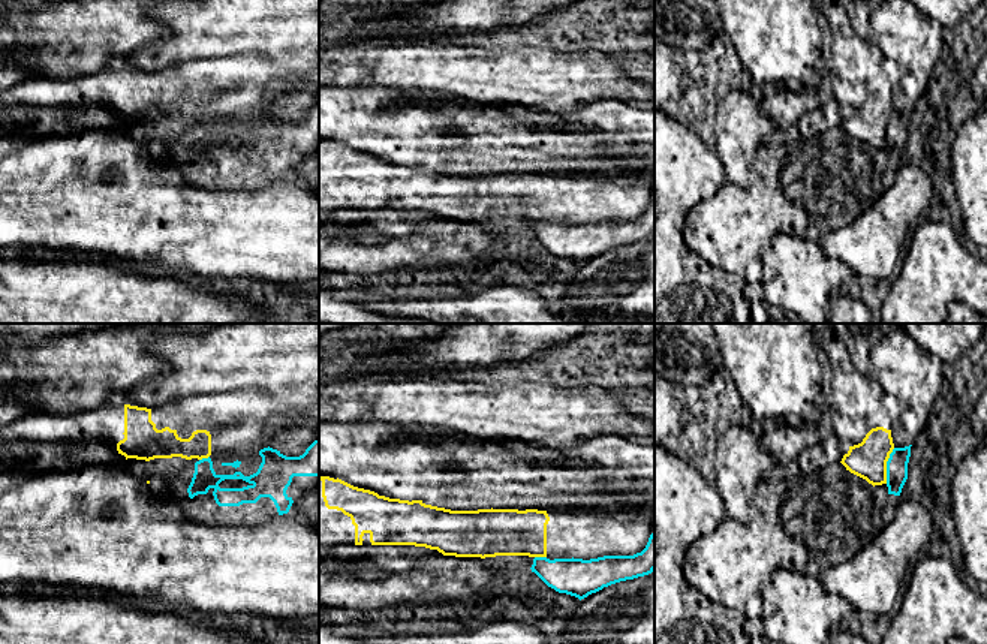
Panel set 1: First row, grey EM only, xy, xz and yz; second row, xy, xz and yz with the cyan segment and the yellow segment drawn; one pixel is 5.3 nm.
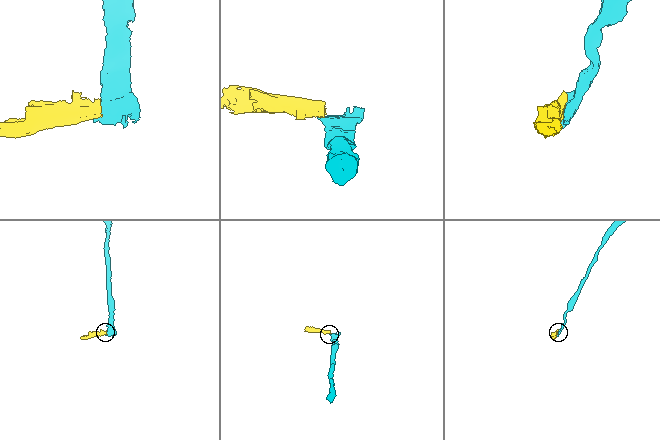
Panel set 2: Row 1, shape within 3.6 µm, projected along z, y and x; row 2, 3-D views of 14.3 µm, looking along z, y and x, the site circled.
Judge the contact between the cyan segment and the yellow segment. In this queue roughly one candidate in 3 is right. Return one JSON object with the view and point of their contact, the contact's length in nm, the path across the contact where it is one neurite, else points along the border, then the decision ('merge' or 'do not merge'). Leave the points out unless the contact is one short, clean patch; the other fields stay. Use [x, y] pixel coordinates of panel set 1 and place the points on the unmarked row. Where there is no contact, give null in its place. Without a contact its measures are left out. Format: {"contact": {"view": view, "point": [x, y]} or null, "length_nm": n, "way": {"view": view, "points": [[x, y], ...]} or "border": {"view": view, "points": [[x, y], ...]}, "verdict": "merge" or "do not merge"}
{"contact": {"view": "yz", "point": [887, 131]}, "length_nm": 200, "border": {"view": "yz", "points": [[894, 113], [887, 126], [885, 147]]}, "verdict": "do not merge"}

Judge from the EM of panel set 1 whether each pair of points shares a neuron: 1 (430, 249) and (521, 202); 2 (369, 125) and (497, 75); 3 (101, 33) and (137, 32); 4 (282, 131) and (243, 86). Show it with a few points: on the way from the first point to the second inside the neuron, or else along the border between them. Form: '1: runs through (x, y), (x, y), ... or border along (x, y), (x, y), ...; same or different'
1: border along (444, 219), (460, 222); different
2: border along (415, 87), (445, 92), (483, 105); different
3: runs through (110, 32), (128, 32); same
4: border along (268, 111), (259, 116), (259, 132), (246, 141); different

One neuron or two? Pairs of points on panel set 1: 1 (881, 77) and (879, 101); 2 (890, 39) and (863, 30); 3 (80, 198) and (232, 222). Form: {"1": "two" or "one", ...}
{"1": "one", "2": "two", "3": "one"}

